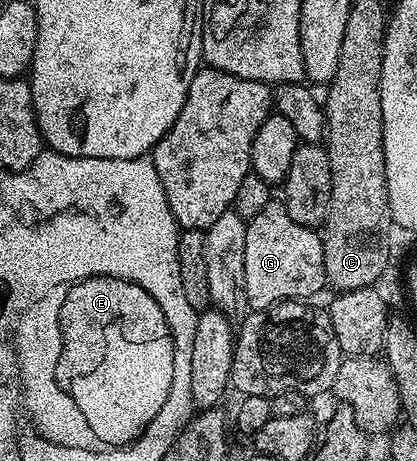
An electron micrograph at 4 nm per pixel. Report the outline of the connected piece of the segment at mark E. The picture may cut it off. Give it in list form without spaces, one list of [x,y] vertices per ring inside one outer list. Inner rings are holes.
[[[110,276],[99,277],[91,282],[84,282],[75,290],[67,306],[64,306],[64,333],[68,337],[68,350],[64,350],[64,360],[60,364],[60,378],[64,378],[64,383],[74,391],[76,399],[80,402],[80,407],[88,413],[88,419],[94,420],[94,428],[98,428],[98,433],[104,439],[121,444],[124,440],[131,439],[136,435],[137,430],[148,425],[150,419],[158,416],[158,407],[161,406],[165,395],[169,395],[169,387],[173,379],[173,347],[170,344],[171,330],[164,325],[164,313],[162,308],[146,292],[146,288],[129,286],[126,280],[121,278],[111,278]]]

